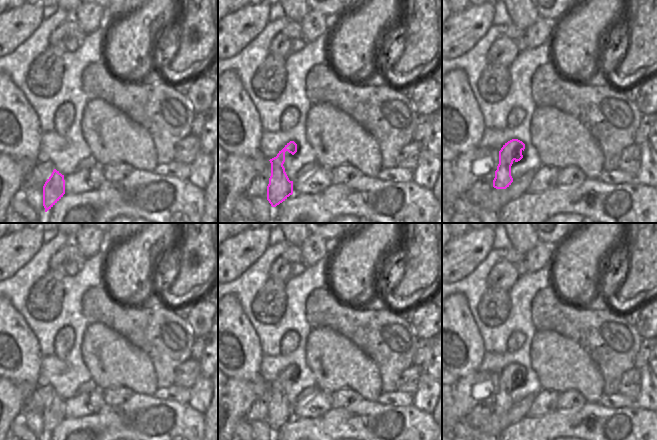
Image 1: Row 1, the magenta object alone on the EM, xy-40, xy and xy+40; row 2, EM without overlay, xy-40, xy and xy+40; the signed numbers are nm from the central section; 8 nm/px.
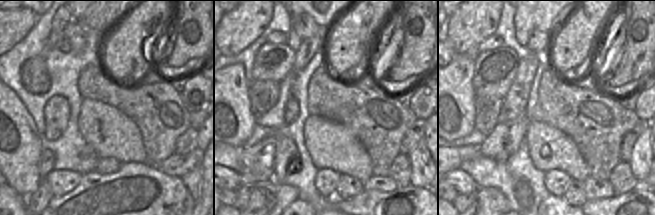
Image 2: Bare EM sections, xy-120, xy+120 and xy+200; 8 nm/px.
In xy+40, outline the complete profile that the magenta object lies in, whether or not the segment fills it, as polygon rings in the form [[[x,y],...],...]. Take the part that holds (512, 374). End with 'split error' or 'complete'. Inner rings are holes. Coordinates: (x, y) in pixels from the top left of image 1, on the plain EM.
[[[512,363],[503,369],[499,375],[499,388],[493,404],[494,412],[506,413],[511,409],[513,406],[511,390],[514,385],[518,386],[523,382],[524,373],[525,368],[518,363]]]; complete

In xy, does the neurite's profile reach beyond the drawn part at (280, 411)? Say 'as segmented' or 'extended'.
as segmented

